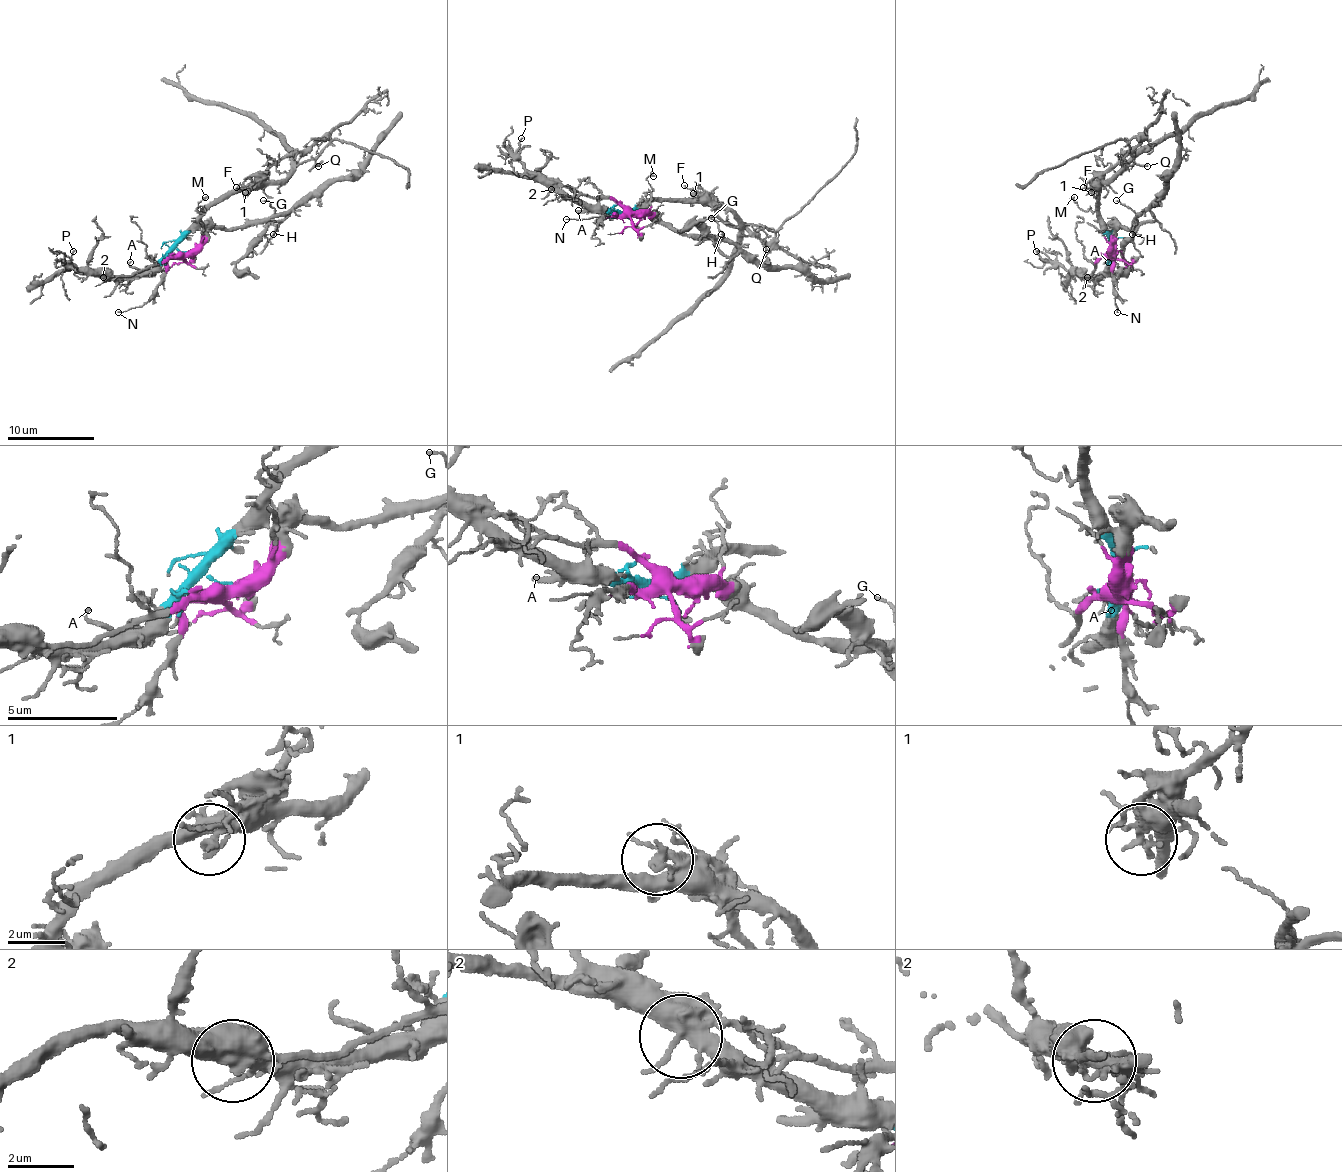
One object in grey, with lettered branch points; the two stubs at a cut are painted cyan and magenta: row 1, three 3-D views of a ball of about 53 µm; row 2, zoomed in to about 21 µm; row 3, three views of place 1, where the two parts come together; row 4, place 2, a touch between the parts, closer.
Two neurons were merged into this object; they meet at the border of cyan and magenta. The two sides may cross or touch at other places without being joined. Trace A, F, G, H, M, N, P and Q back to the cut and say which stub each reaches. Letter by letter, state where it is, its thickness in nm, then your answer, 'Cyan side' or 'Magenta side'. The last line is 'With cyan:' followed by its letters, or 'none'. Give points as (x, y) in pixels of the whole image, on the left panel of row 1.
A: Place: (130, 262). Thickness 170 nm. Cyan side
F: Place: (236, 187). Thickness 110 nm. Cyan side
G: Place: (263, 200). Thickness 100 nm. Magenta side
H: Place: (273, 234). Thickness 110 nm. Magenta side
M: Place: (205, 197). Thickness 140 nm. Cyan side
N: Place: (118, 312). Thickness 100 nm. Magenta side
P: Place: (73, 251). Thickness 110 nm. Cyan side
Q: Place: (318, 166). Thickness 150 nm. Cyan side
With cyan: A, F, M, P, Q

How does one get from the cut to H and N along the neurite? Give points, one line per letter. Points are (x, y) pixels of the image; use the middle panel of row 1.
H: (630, 213), (652, 213), (689, 235), (721, 235)
N: (630, 213), (565, 219)

